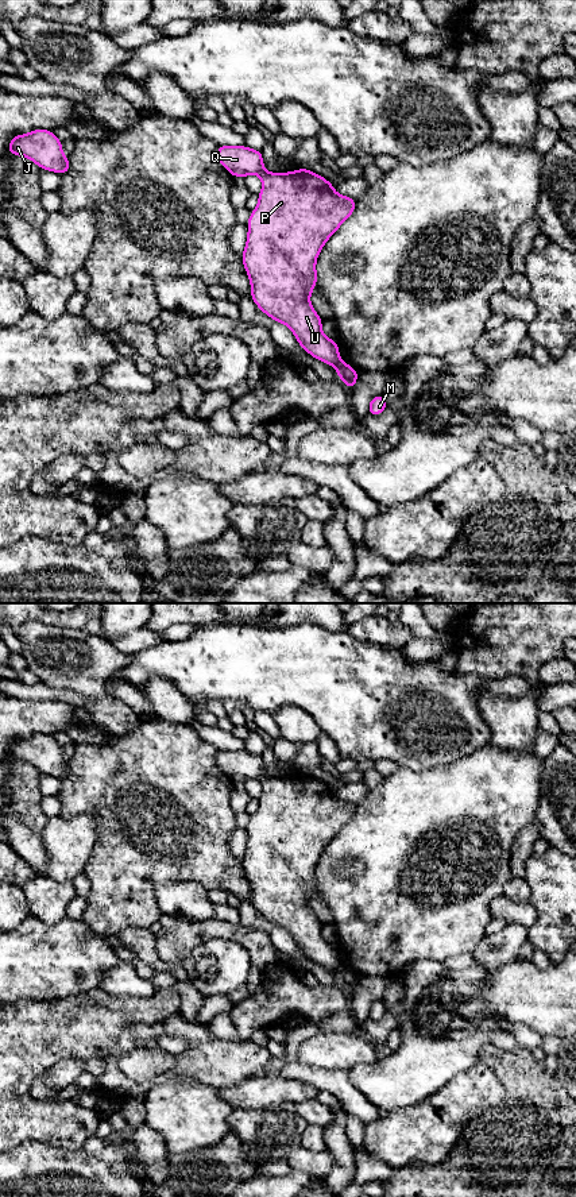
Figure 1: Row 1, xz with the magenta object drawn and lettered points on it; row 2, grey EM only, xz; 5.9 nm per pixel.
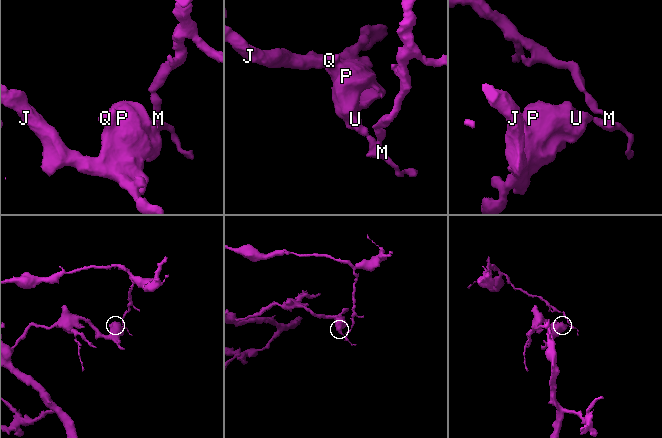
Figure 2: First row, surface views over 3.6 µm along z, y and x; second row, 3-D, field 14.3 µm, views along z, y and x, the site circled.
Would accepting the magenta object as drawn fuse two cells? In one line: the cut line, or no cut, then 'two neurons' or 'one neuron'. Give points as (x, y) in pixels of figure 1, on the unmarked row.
cut in xz along (340, 965), (336, 970); two neurons

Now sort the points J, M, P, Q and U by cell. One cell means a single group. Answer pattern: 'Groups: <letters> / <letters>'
Groups: J P Q U / M

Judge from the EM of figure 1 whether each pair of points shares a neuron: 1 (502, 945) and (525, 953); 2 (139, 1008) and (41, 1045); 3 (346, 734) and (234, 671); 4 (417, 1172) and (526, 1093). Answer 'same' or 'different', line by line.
1: different
2: same
3: same
4: same

